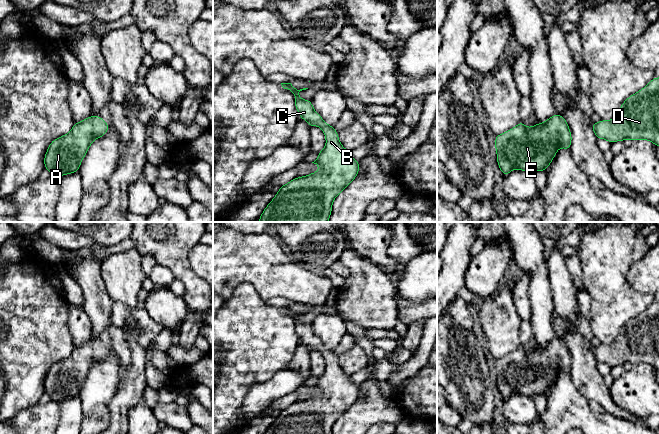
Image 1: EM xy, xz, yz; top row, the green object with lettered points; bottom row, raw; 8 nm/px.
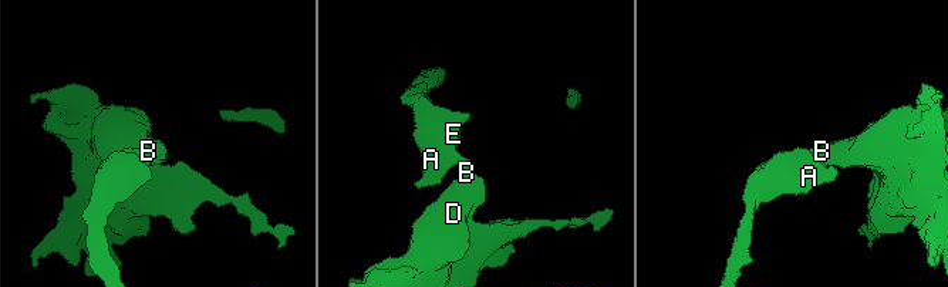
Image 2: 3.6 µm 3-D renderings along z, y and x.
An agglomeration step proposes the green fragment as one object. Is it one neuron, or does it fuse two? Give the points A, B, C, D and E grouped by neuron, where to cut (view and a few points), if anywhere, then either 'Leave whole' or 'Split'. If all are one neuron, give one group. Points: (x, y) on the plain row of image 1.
Groups: A B C D E. No split. Leave whole

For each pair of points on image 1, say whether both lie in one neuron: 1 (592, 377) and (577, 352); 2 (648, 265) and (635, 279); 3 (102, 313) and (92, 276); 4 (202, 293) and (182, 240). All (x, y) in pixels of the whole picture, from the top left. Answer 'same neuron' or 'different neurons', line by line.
1: same neuron
2: same neuron
3: same neuron
4: same neuron

